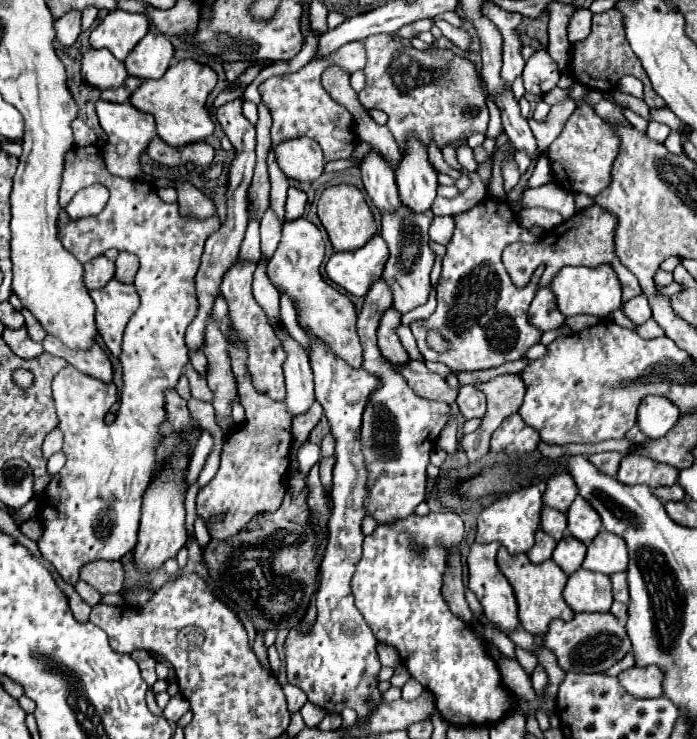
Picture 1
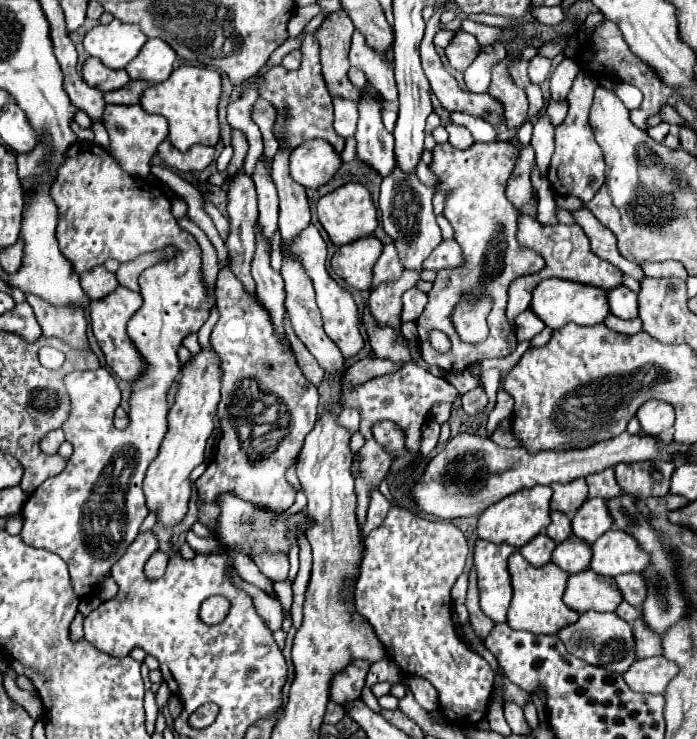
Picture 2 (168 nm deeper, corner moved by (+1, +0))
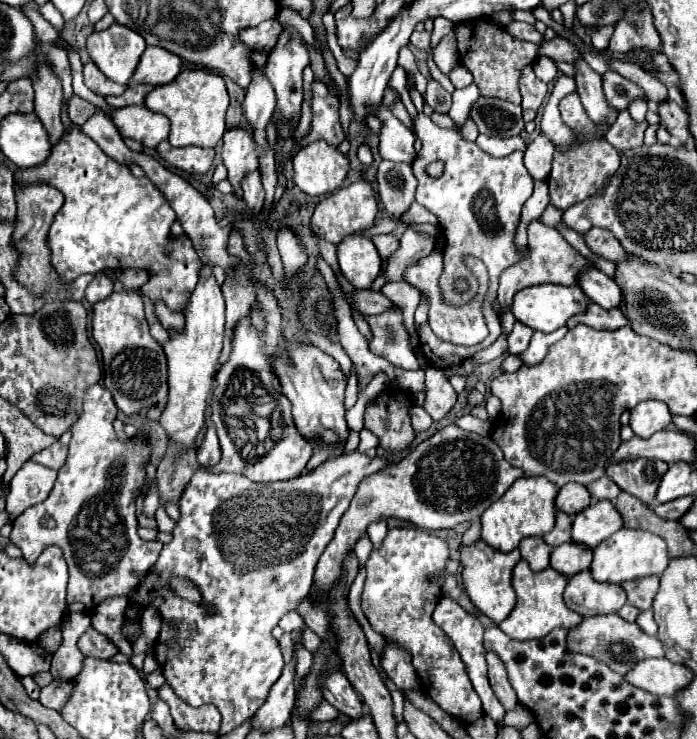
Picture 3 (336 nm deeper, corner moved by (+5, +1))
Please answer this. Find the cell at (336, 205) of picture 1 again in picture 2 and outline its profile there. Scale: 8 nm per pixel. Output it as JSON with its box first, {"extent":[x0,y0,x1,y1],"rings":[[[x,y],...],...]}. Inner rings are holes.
{"extent":[318,182,378,246],"rings":[[[358,182],[344,184],[338,190],[322,196],[318,200],[318,220],[336,246],[342,246],[342,244],[354,242],[362,236],[368,236],[378,226],[378,214],[376,214],[376,208],[372,204],[372,196],[370,196],[368,188],[364,184],[358,184]]]}

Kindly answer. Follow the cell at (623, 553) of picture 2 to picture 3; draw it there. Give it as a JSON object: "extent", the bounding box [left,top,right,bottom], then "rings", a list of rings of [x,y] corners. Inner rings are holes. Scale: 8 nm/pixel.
{"extent":[590,527,670,583],"rings":[[[622,527],[620,531],[616,531],[606,541],[594,547],[594,561],[590,565],[590,573],[596,581],[624,583],[636,577],[662,575],[668,563],[670,563],[670,555],[668,555],[666,543],[658,535],[652,535],[650,531]]]}

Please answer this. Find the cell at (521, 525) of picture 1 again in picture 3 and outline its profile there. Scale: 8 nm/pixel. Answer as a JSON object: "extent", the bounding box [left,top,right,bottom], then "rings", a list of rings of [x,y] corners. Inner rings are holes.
{"extent":[482,477,558,551],"rings":[[[520,477],[506,493],[504,499],[500,499],[498,503],[494,503],[492,507],[488,507],[488,511],[484,511],[482,515],[482,541],[486,541],[490,547],[498,549],[498,551],[512,551],[514,547],[518,547],[520,539],[530,537],[530,535],[546,535],[552,527],[554,527],[554,497],[556,497],[558,489],[552,481],[548,481],[546,477]]]}

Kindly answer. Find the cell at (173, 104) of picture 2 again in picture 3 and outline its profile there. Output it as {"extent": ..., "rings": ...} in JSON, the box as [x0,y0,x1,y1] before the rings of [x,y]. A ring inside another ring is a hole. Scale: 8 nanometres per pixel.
{"extent":[144,69,228,147],"rings":[[[182,69],[178,79],[170,81],[168,85],[154,87],[146,99],[144,105],[154,111],[162,113],[170,119],[170,137],[168,141],[172,147],[186,147],[186,145],[198,145],[198,147],[216,147],[216,143],[226,133],[224,115],[228,109],[228,93],[222,75],[208,71],[208,69]]]}

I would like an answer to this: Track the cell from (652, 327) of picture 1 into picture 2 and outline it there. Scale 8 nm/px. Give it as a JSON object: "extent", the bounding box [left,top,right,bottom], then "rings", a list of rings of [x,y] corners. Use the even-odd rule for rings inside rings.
{"extent":[604,314,642,334],"rings":[[[610,314],[608,320],[604,320],[606,326],[610,326],[612,330],[616,332],[622,332],[622,334],[638,334],[642,330],[642,322],[638,318],[632,318],[632,320],[620,320],[616,318],[614,314]]]}

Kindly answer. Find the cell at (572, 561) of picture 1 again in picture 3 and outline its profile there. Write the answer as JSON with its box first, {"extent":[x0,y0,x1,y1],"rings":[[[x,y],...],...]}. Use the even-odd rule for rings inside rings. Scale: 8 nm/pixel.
{"extent":[550,541,592,577],"rings":[[[572,541],[554,547],[550,555],[550,567],[560,571],[566,577],[586,571],[590,563],[592,563],[592,549],[580,543],[572,543]]]}

